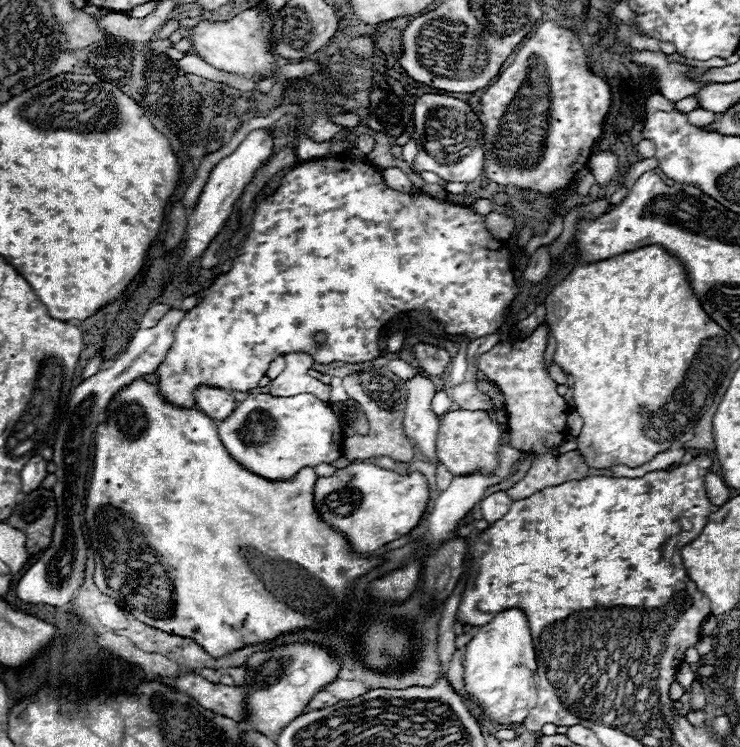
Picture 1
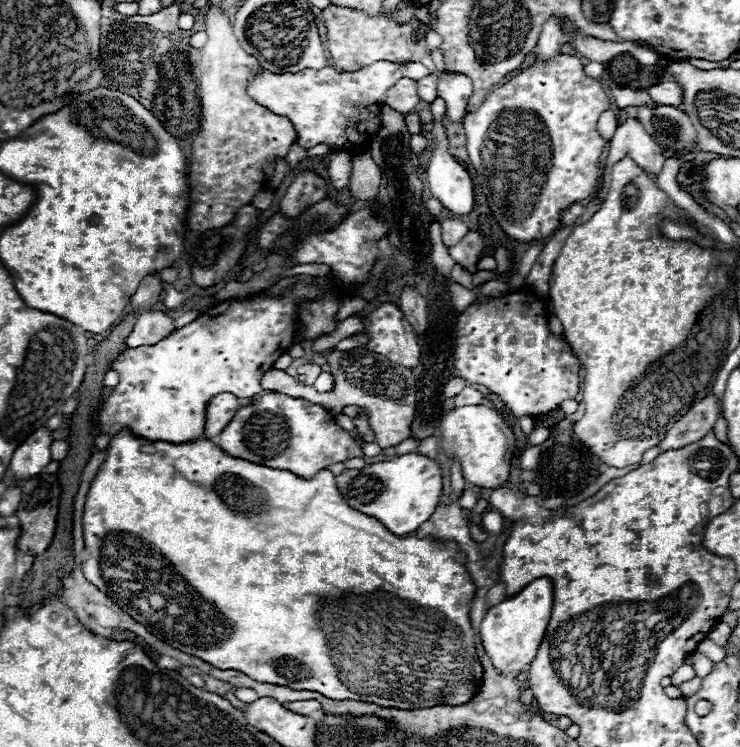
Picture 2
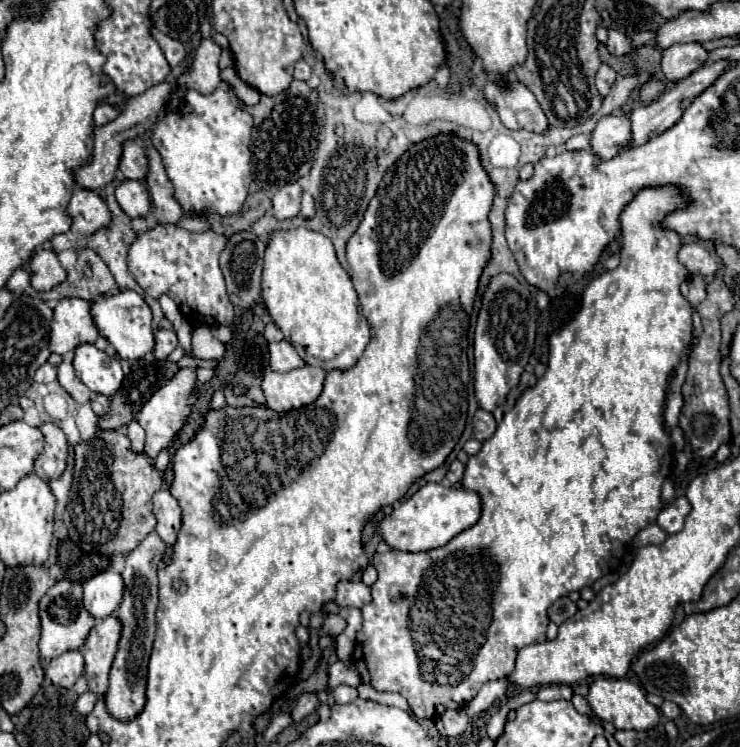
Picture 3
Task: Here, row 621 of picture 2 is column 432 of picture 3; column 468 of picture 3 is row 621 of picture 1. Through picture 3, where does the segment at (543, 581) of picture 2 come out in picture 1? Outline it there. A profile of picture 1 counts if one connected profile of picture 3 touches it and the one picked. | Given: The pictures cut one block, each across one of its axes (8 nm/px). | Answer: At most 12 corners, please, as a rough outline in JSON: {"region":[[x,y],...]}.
{"region":[[522,610],[480,626],[464,688],[486,720],[522,724],[538,666]]}

